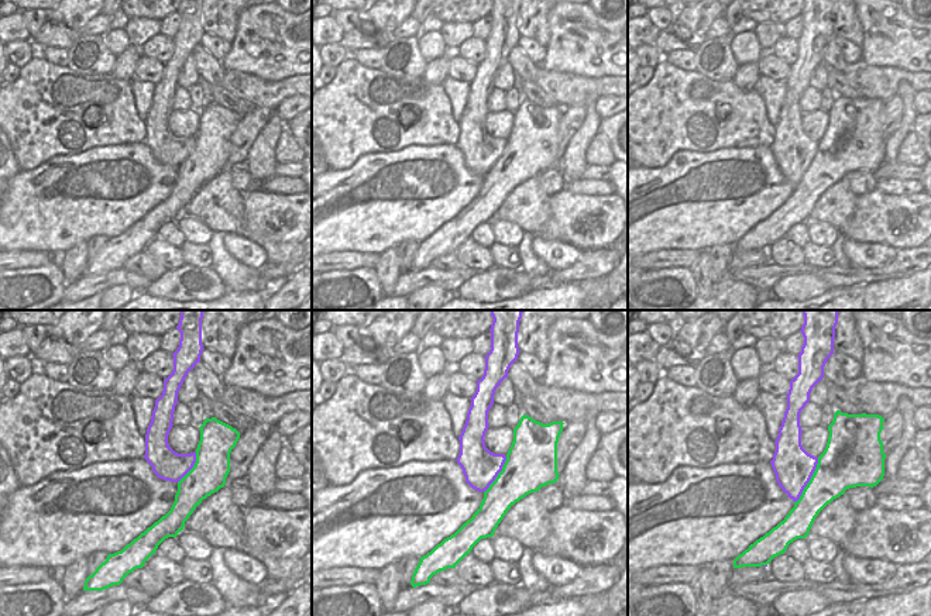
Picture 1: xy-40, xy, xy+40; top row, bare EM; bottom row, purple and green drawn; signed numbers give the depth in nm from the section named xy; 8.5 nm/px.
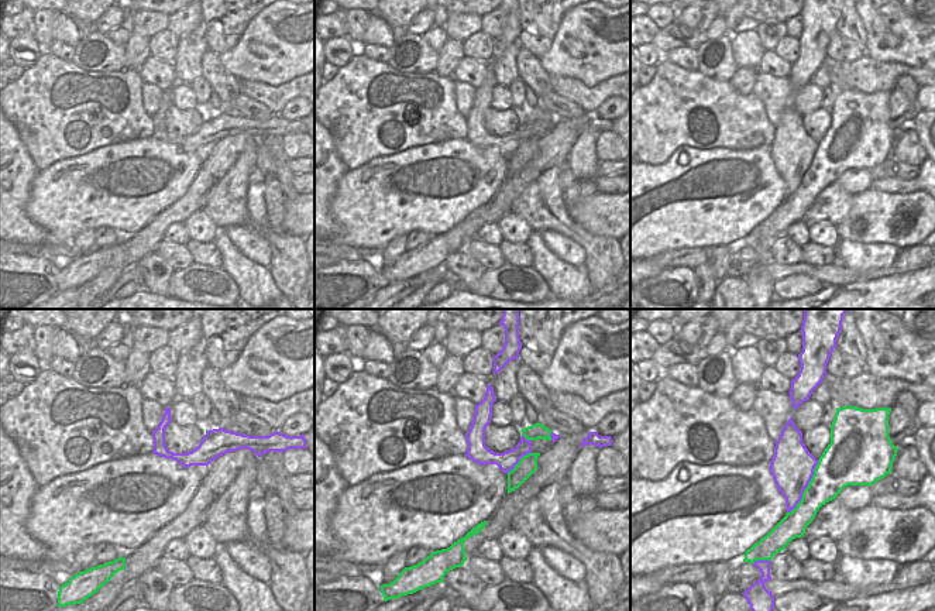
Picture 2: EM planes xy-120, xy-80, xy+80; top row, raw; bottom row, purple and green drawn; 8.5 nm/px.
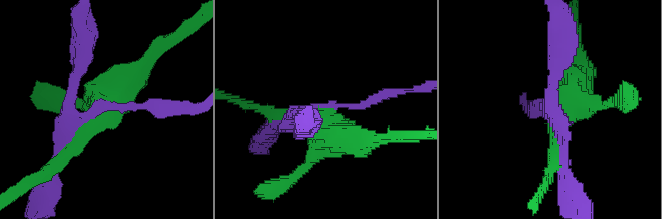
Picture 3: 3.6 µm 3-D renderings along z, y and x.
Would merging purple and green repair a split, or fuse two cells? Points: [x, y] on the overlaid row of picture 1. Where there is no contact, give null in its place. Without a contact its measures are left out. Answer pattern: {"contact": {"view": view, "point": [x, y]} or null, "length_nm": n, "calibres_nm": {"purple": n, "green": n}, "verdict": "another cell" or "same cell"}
{"contact": {"view": "xy+40", "point": [808, 481]}, "length_nm": 440, "calibres_nm": {"purple": 340, "green": 340}, "verdict": "another cell"}

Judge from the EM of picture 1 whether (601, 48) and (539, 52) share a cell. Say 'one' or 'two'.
two

